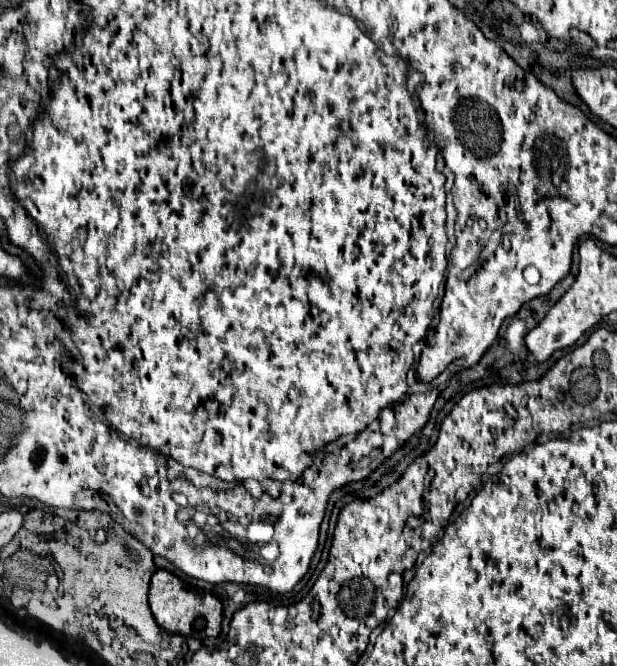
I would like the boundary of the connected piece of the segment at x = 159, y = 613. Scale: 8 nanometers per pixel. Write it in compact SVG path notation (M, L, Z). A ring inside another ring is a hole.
M159 569L151 577L151 589L149 589L149 607L153 611L155 621L169 633L179 633L185 637L217 637L221 633L221 621L223 621L223 603L207 591L199 593L185 585L177 575L171 571Z

